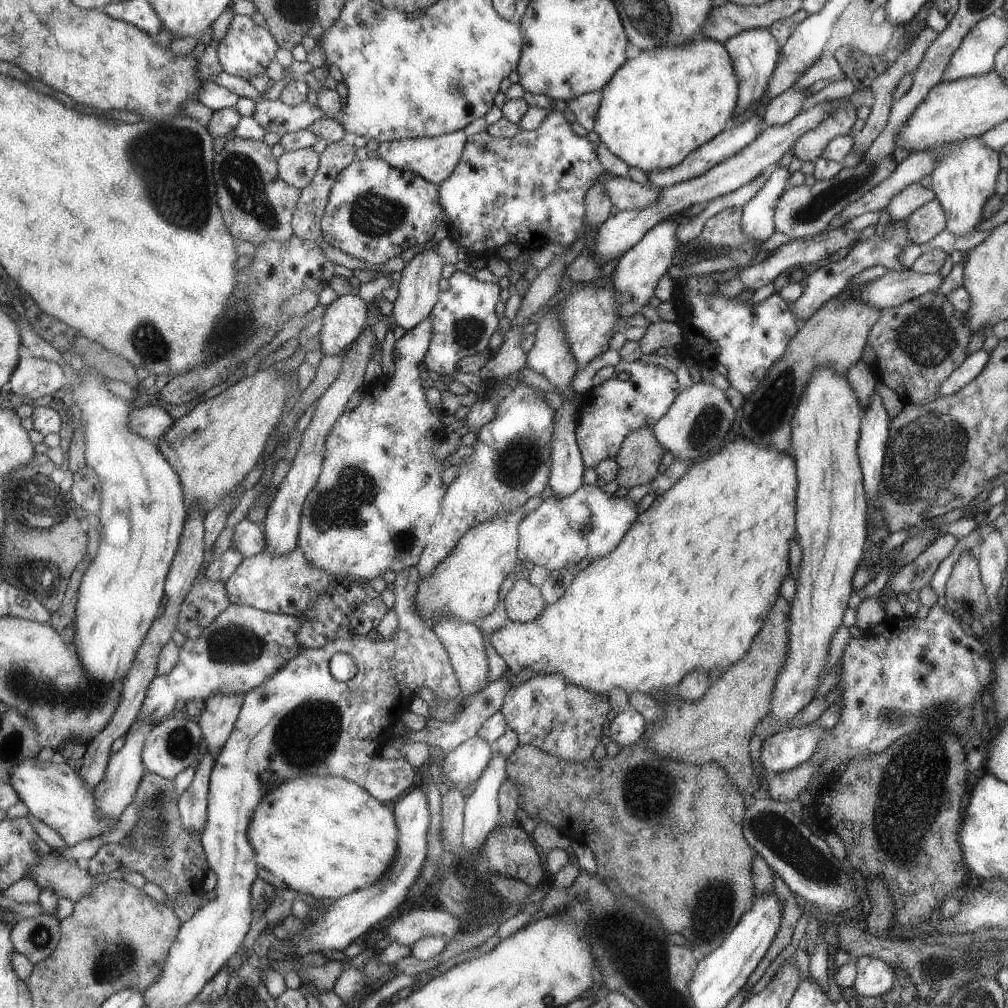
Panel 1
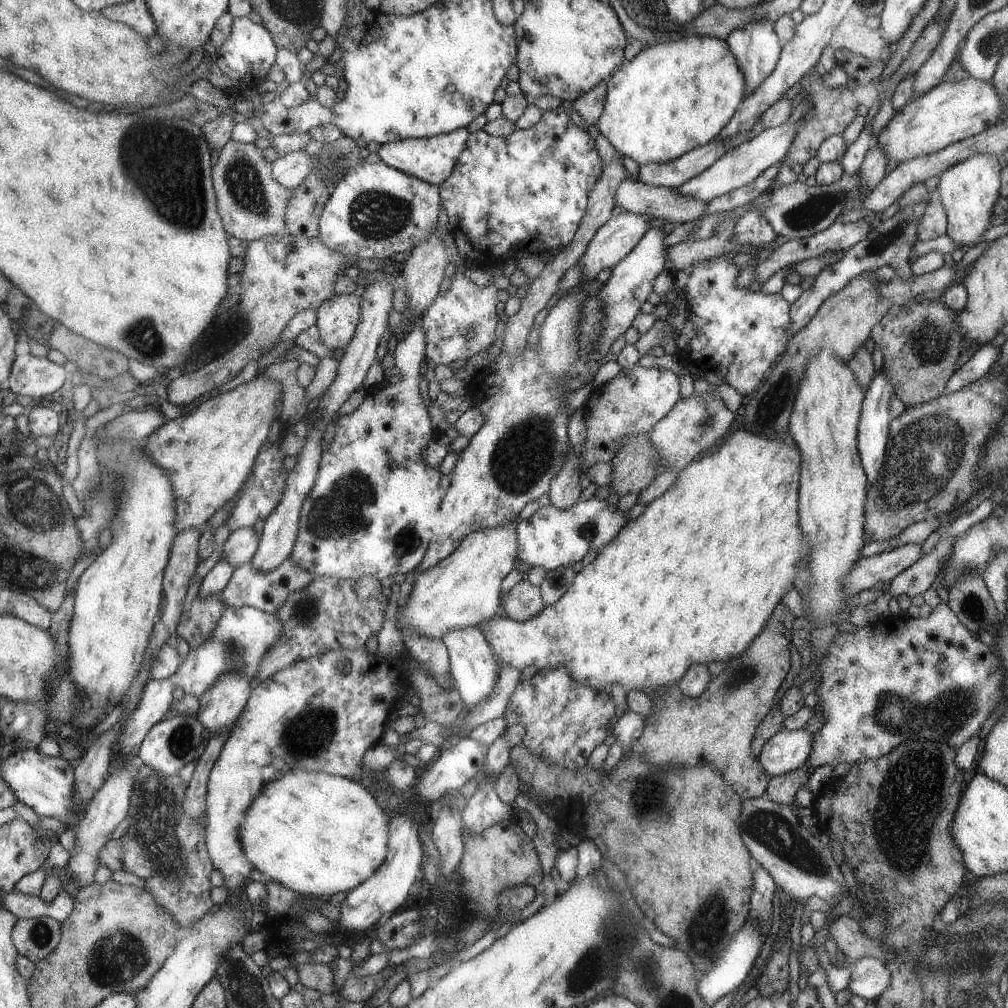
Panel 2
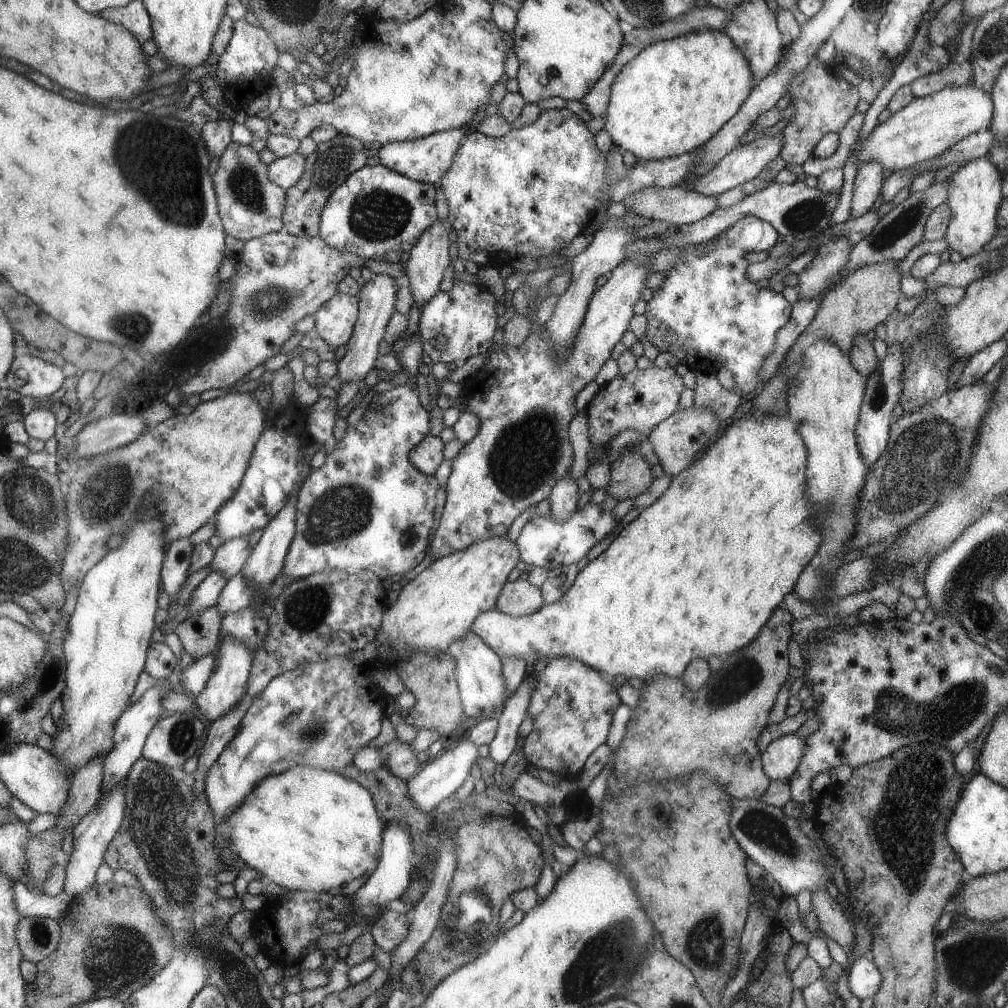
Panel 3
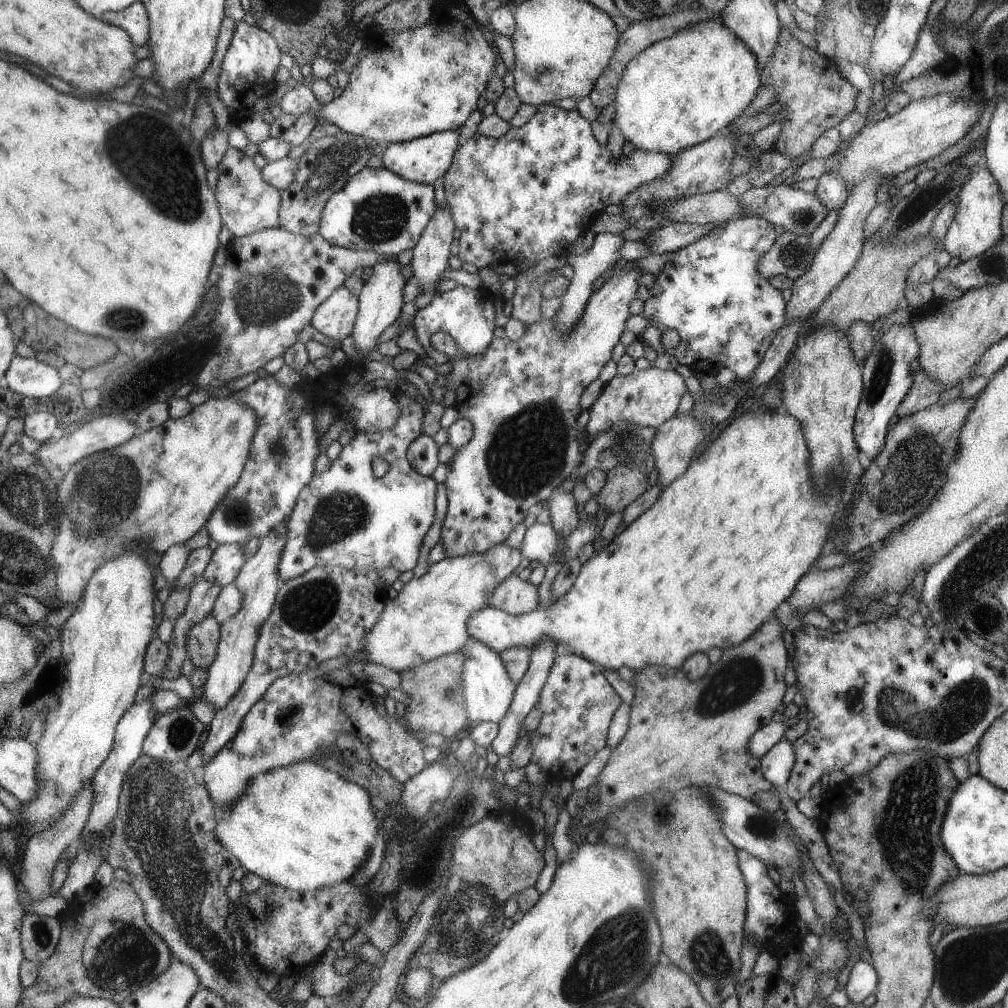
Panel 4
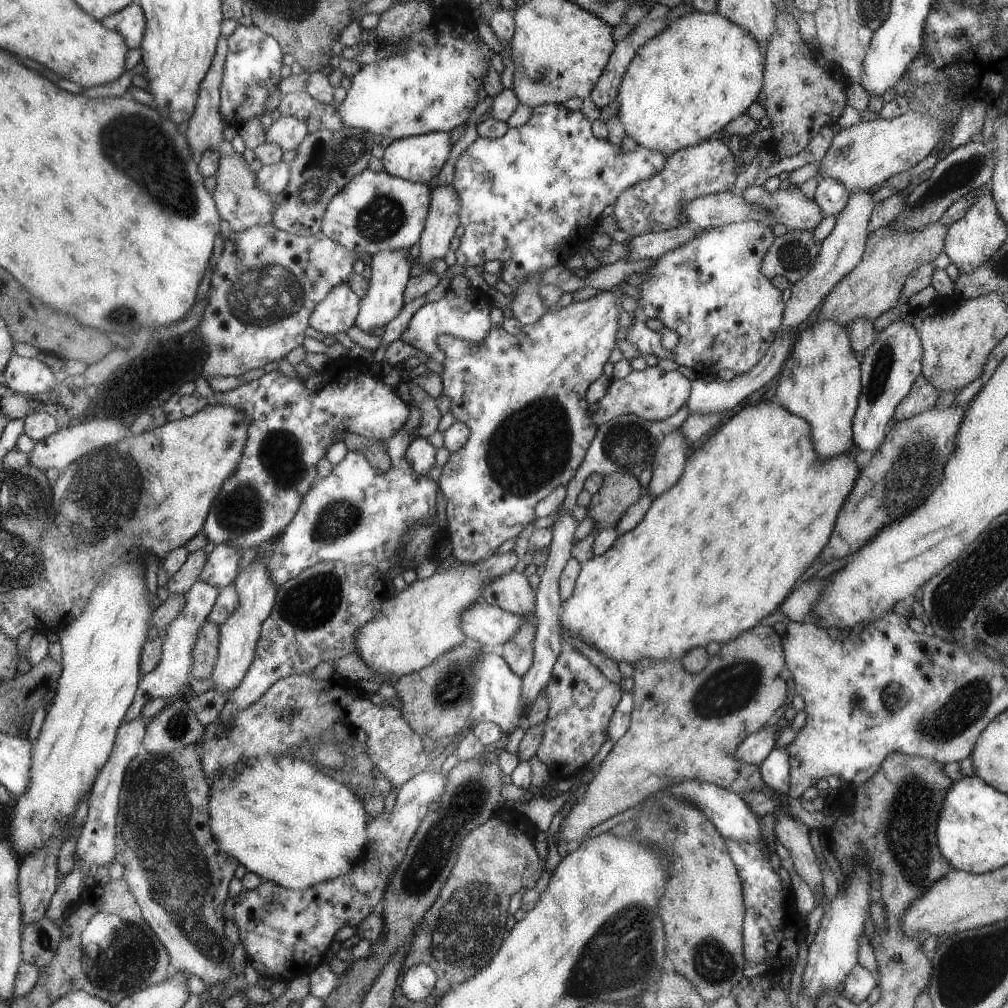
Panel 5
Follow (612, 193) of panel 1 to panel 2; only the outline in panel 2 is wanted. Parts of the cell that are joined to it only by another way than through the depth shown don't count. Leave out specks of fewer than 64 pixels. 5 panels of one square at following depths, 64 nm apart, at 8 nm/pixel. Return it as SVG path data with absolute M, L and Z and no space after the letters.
M629 176L621 180L613 200L624 211L679 224L697 220L707 208L707 200L681 196L671 188L635 182Z

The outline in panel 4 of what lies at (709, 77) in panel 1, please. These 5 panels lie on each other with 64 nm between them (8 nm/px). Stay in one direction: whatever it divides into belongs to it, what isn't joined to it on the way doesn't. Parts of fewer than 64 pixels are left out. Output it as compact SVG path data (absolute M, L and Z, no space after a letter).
M717 19L703 20L697 24L691 24L689 28L681 28L675 31L675 34L661 38L651 42L649 46L643 47L641 52L637 52L635 56L625 65L625 70L621 73L621 78L617 82L615 88L615 96L612 100L613 119L611 120L611 127L617 128L621 132L621 136L625 142L633 144L635 149L643 150L645 152L663 153L670 156L675 156L678 152L685 150L685 148L693 147L697 143L702 143L717 134L719 130L730 123L734 118L738 118L747 107L750 106L751 100L758 94L761 82L761 68L758 64L758 58L751 52L749 48L726 25Z

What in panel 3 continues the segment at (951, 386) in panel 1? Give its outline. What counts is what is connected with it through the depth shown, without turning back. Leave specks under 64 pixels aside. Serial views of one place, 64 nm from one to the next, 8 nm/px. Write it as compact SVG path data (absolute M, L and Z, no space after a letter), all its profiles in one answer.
M1003 338L994 341L983 348L982 351L975 352L967 362L965 362L963 372L955 386L972 385L981 381L981 376L986 374L992 366L997 364L1007 352L1007 341Z

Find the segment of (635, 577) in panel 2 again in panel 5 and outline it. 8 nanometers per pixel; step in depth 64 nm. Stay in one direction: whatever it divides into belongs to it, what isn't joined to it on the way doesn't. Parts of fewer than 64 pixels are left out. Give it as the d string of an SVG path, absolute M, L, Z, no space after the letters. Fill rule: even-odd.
M748 404L747 408L739 410L726 424L721 426L718 432L697 450L693 451L687 460L686 468L682 477L674 485L653 498L651 506L647 508L639 523L624 534L617 535L615 541L601 556L593 556L591 560L581 564L579 574L575 580L573 594L560 602L560 634L579 634L577 638L583 640L587 646L599 650L605 658L619 662L629 662L633 665L638 660L647 658L655 660L677 660L681 659L690 648L703 646L708 642L723 644L729 640L737 639L742 632L749 631L761 616L772 614L777 609L777 602L781 604L783 598L789 594L797 578L809 568L809 564L819 556L821 548L826 546L827 538L834 528L833 522L838 518L837 512L849 496L861 469L856 463L855 456L859 452L859 446L853 444L853 448L847 454L839 454L831 460L819 460L811 441L811 426L799 416L783 410L779 404ZM479 600L462 613L461 629L467 638L473 638L482 646L499 646L531 619L535 619L533 613L519 616Z

